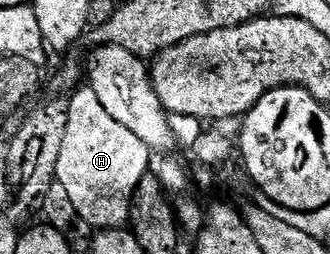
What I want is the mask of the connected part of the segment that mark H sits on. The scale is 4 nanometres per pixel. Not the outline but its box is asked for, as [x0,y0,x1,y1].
[56,86,150,230]

